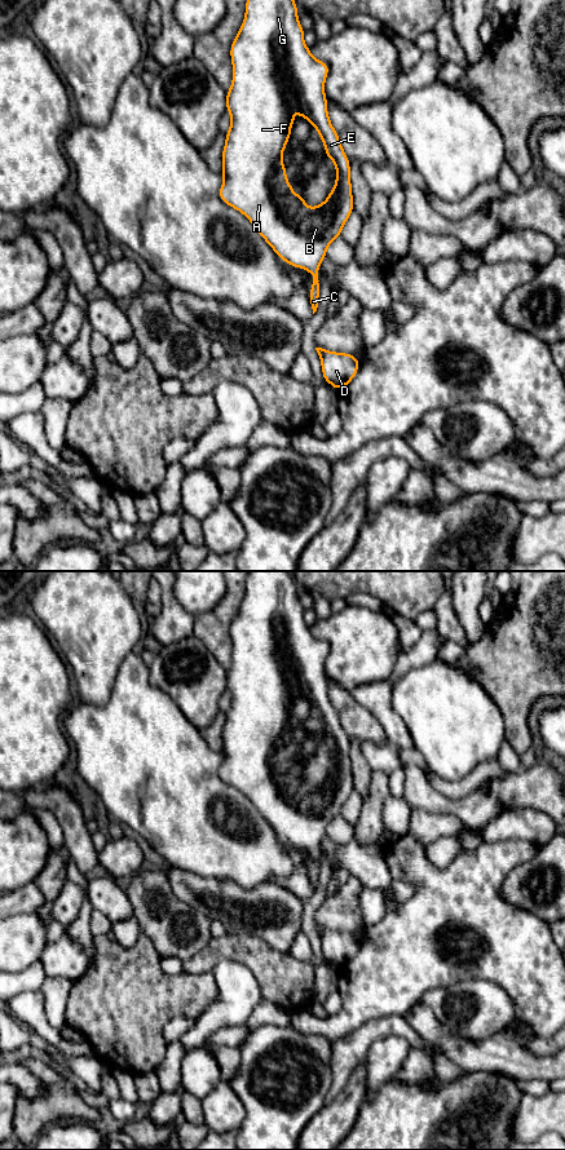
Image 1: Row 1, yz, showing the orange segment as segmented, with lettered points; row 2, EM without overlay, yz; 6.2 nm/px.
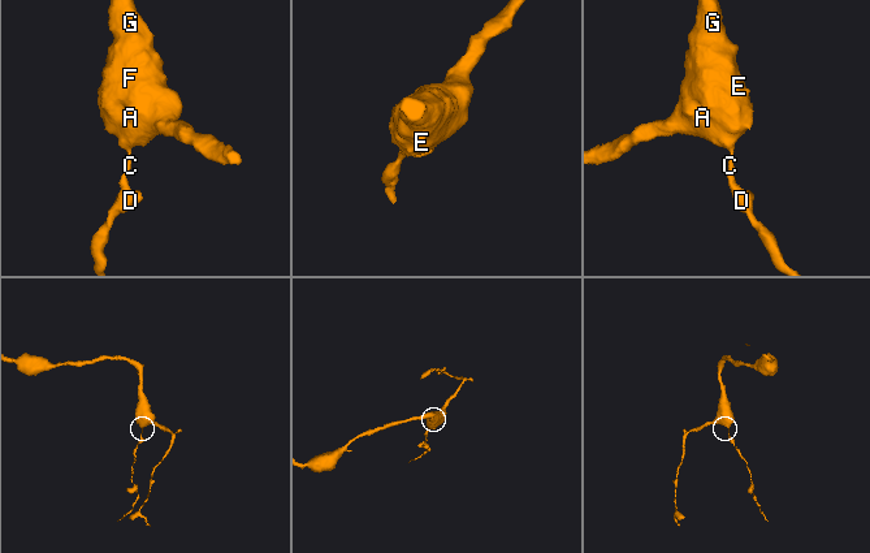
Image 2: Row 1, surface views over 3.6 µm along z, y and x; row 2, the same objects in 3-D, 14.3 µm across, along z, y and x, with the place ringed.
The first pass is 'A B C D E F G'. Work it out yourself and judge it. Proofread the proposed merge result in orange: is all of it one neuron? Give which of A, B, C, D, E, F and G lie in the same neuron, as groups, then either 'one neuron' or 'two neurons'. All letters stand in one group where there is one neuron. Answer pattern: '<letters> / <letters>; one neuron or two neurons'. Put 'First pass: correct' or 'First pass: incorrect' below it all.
A B C D E F G; one neuron
First pass: correct

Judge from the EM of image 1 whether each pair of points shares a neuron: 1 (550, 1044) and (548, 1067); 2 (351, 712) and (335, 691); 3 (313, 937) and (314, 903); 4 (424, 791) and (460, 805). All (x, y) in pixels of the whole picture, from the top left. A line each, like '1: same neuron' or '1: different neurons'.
1: different neurons
2: same neuron
3: same neuron
4: same neuron

